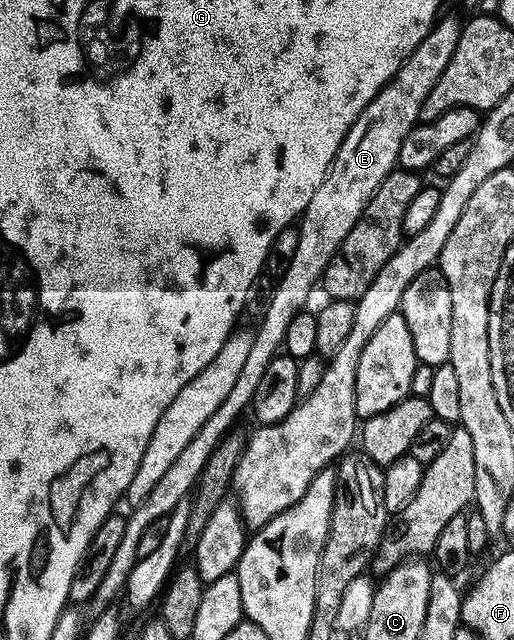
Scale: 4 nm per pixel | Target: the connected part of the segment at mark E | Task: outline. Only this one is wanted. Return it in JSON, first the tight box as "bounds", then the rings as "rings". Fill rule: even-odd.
{"bounds":[87,17,463,617],"rings":[[[440,17],[431,30],[413,48],[413,52],[405,60],[405,64],[383,85],[381,92],[361,112],[361,116],[351,125],[351,131],[345,136],[337,156],[333,160],[327,179],[313,192],[313,200],[305,208],[305,212],[298,219],[299,239],[297,252],[293,252],[293,260],[278,275],[274,283],[274,290],[268,302],[267,311],[264,312],[259,327],[253,330],[253,348],[249,348],[249,356],[245,360],[245,368],[241,368],[237,376],[237,384],[233,384],[233,392],[221,400],[217,412],[205,420],[201,432],[189,440],[185,452],[169,464],[165,476],[153,484],[149,496],[144,502],[134,507],[132,514],[126,515],[125,536],[117,552],[113,552],[113,561],[105,572],[105,577],[98,584],[92,597],[87,603],[88,615],[95,617],[101,612],[110,609],[117,594],[124,591],[129,572],[133,572],[137,556],[137,540],[146,530],[156,525],[158,518],[163,518],[183,497],[194,491],[196,483],[205,468],[209,456],[226,434],[236,425],[235,420],[250,407],[253,396],[257,392],[257,384],[261,384],[261,376],[265,376],[265,368],[283,350],[285,328],[289,328],[289,320],[297,316],[300,310],[308,305],[311,298],[311,289],[320,285],[325,268],[329,260],[339,252],[339,246],[349,236],[349,228],[357,224],[361,212],[365,212],[365,204],[377,192],[377,188],[396,169],[401,140],[419,122],[421,104],[425,104],[425,96],[433,92],[433,84],[441,80],[441,72],[445,72],[445,64],[453,60],[453,48],[457,48],[457,40],[463,31],[463,22],[460,19]]]}

